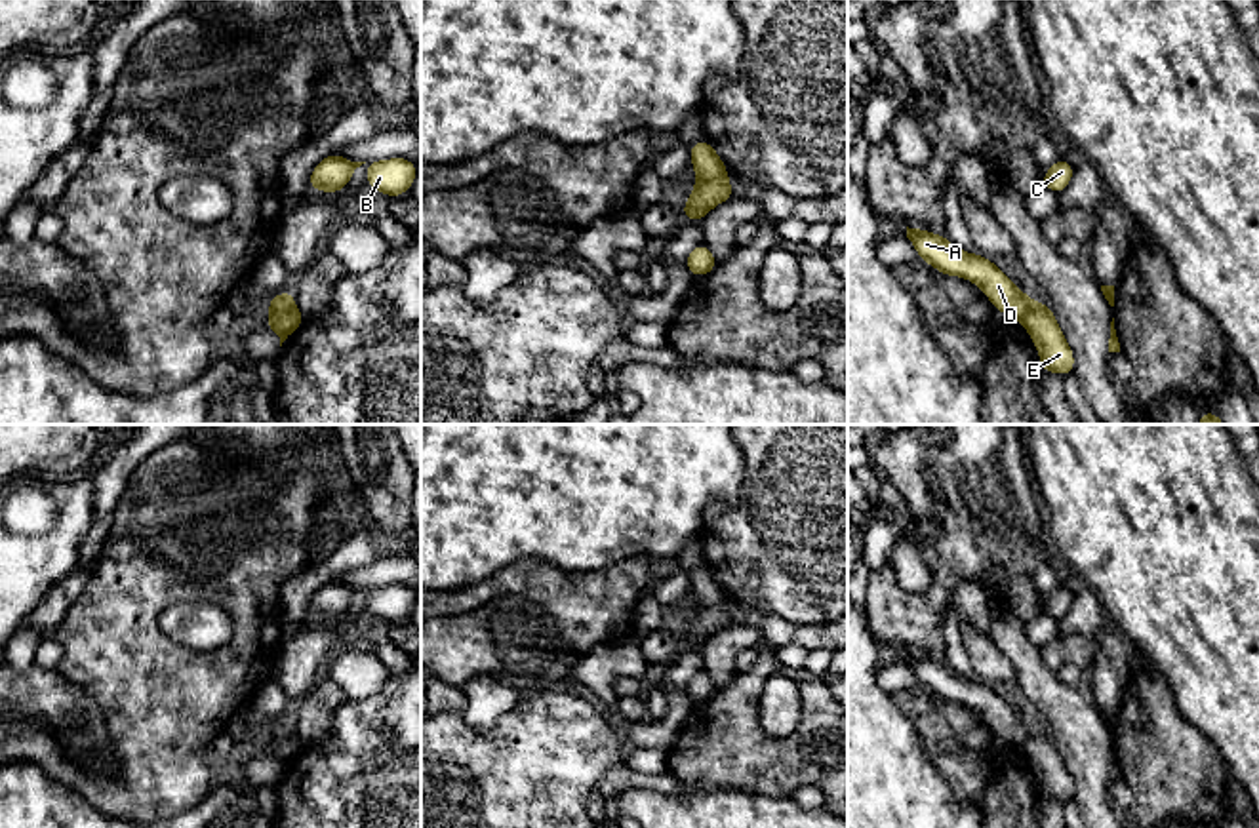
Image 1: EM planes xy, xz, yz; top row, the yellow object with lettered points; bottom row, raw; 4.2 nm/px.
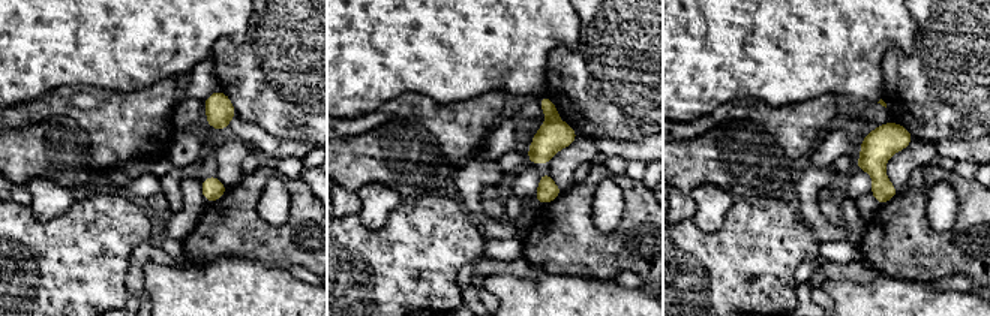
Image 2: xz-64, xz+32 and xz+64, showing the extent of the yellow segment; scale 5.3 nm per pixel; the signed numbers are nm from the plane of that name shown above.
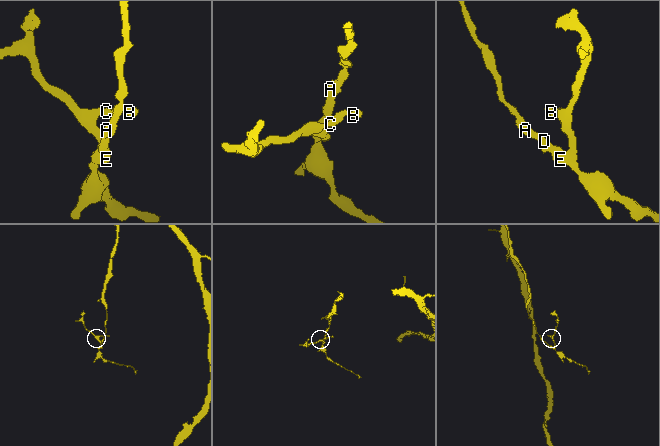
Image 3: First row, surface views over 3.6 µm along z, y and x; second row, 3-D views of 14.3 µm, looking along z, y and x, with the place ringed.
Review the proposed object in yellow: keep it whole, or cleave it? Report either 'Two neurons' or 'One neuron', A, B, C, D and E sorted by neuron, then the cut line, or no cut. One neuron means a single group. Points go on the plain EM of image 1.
Two neurons. Groups: A D / B C E. Split along xz (726, 600), (698, 606)

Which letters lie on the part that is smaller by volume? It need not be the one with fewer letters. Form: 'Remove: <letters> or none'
Remove: B, C, E

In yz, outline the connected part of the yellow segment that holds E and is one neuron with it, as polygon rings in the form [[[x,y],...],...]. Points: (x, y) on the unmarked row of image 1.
[[[1036,727],[1023,752],[1040,779],[1042,799],[1055,798],[1065,803],[1074,798],[1074,780],[1046,729]]]

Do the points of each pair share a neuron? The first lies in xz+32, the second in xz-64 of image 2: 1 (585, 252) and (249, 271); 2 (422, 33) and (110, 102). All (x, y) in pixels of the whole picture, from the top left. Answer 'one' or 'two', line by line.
1: two
2: two

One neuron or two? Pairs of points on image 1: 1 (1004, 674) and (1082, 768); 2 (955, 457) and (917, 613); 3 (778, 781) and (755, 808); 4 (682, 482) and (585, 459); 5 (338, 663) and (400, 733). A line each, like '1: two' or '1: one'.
1: two
2: one
3: two
4: one
5: two

